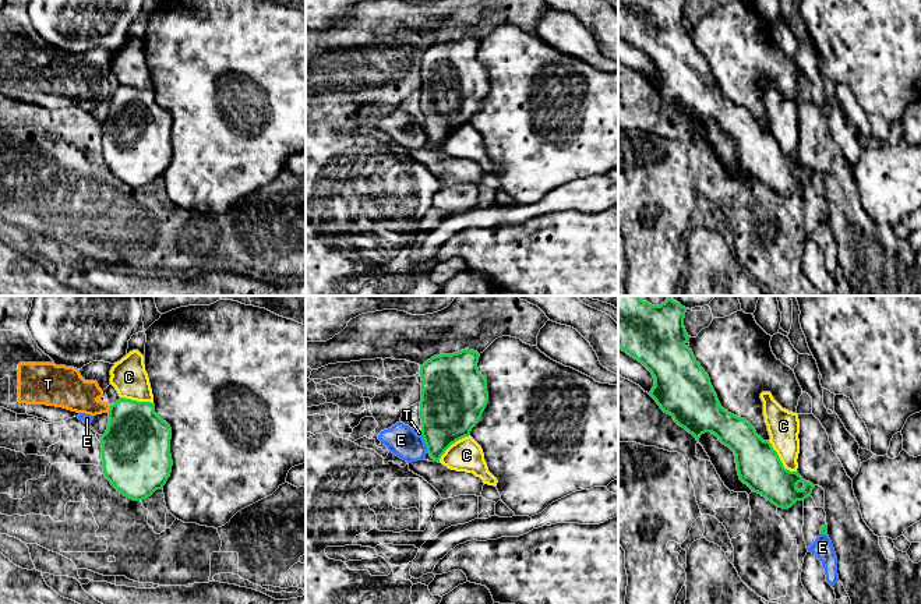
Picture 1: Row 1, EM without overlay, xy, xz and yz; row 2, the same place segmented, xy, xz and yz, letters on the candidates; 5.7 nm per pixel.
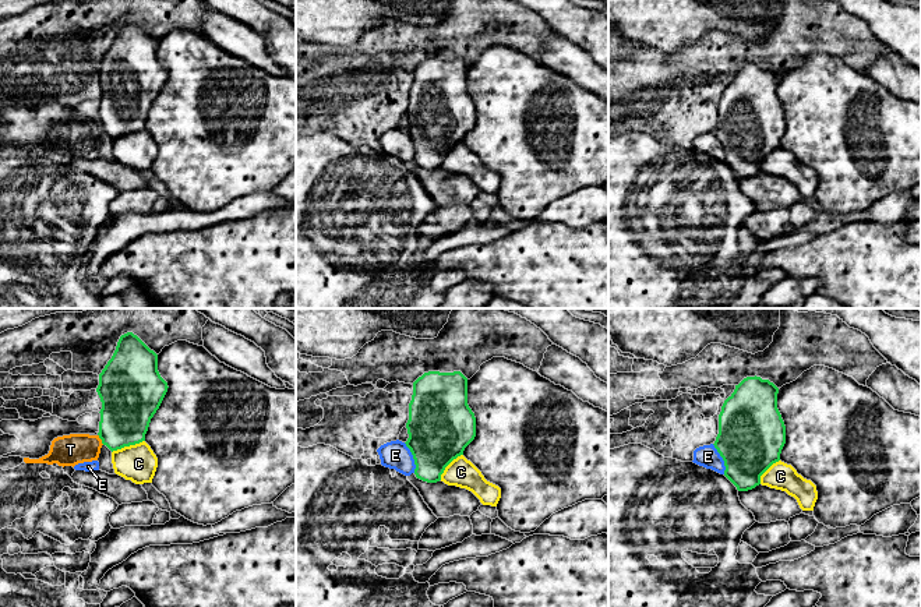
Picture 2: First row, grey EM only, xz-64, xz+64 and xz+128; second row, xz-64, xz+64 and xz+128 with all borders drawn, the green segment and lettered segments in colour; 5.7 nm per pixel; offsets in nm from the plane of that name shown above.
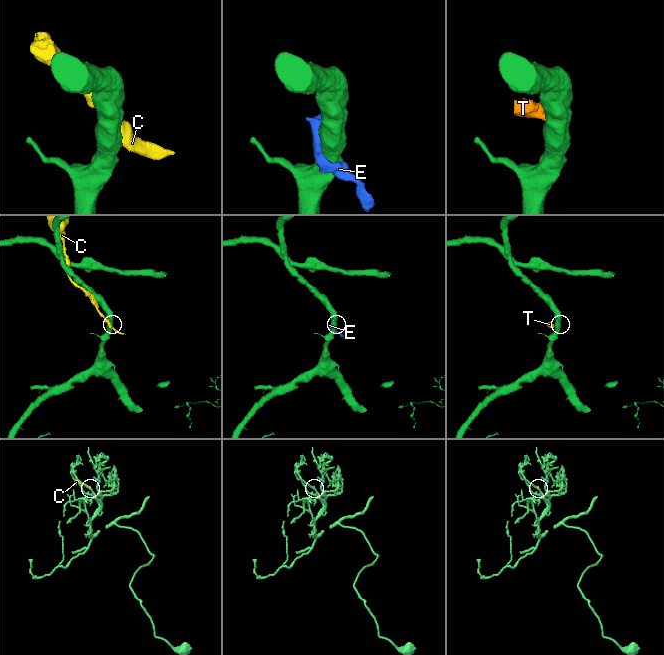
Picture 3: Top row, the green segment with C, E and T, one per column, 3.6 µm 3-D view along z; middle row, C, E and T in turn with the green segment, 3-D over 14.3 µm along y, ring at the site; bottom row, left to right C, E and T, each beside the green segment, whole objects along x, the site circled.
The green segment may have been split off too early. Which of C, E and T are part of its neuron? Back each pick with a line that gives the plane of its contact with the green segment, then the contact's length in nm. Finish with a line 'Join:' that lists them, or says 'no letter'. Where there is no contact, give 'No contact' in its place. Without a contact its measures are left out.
Join: no letter

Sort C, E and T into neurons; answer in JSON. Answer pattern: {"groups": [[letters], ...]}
{"groups": [["C"], ["E", "T"]]}

